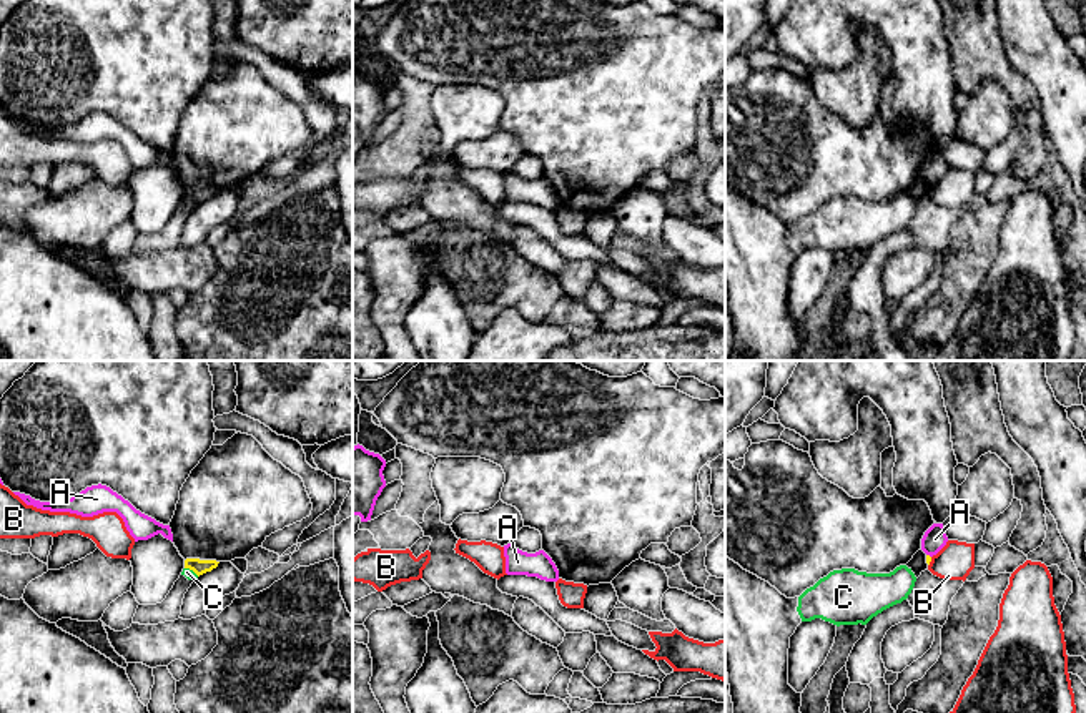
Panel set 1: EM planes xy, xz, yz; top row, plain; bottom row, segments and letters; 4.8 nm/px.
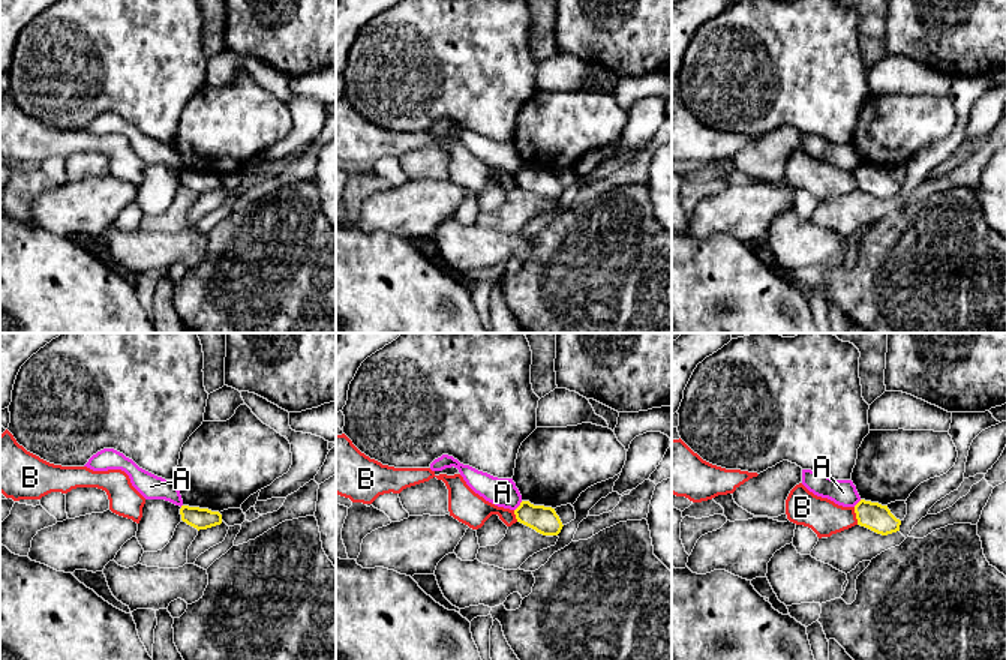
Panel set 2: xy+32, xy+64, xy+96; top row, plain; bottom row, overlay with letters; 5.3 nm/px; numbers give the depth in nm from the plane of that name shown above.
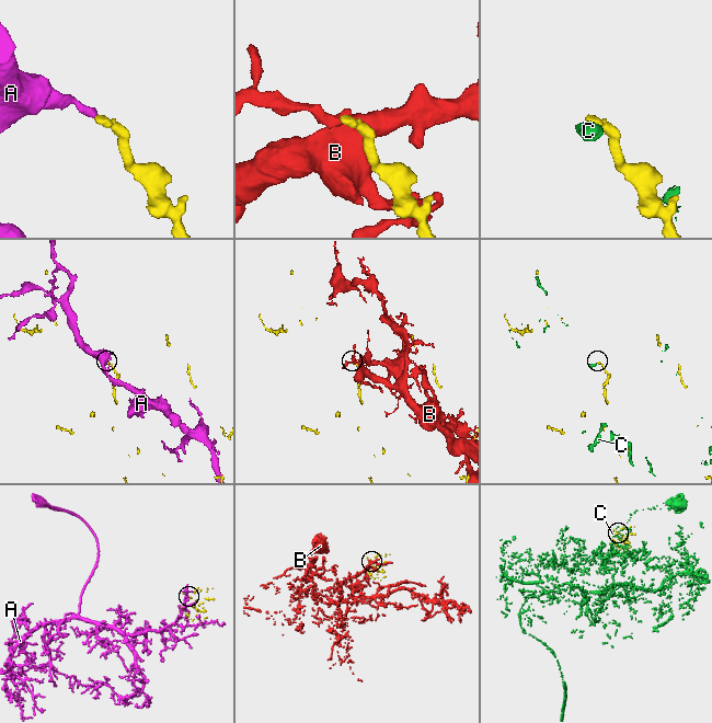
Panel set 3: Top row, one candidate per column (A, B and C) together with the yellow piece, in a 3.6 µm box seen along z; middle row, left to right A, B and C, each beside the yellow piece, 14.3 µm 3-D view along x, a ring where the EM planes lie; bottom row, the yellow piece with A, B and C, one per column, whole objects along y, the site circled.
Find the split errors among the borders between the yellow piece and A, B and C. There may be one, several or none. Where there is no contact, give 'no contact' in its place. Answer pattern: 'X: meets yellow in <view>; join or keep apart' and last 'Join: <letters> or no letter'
A: meets yellow in yz; keep apart
B: meets yellow in yz; keep apart
C: meets yellow in xy; keep apart
Join: no letter

